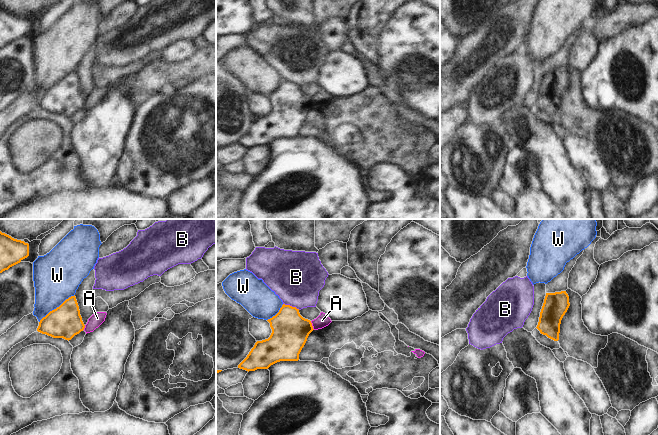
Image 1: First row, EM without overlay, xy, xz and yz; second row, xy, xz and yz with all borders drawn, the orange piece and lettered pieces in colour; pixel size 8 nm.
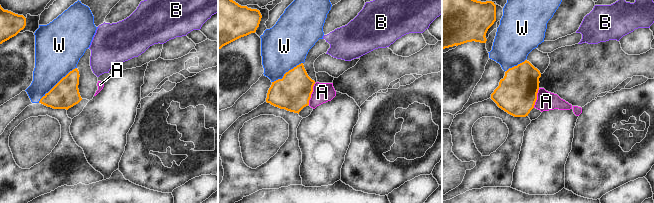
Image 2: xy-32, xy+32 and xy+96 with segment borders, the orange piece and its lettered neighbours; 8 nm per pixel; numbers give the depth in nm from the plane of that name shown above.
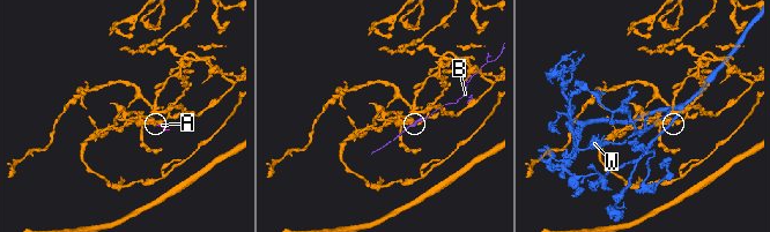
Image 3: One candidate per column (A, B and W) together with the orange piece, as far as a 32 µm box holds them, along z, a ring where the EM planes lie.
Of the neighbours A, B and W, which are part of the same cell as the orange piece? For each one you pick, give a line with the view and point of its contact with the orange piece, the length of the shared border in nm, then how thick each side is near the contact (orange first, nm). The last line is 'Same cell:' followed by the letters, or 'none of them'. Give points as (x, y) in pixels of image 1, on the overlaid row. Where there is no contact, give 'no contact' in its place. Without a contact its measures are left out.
Same cell: none of them

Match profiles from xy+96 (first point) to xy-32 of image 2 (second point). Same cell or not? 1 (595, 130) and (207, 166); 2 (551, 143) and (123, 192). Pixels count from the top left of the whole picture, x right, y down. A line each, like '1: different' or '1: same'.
1: same
2: different

